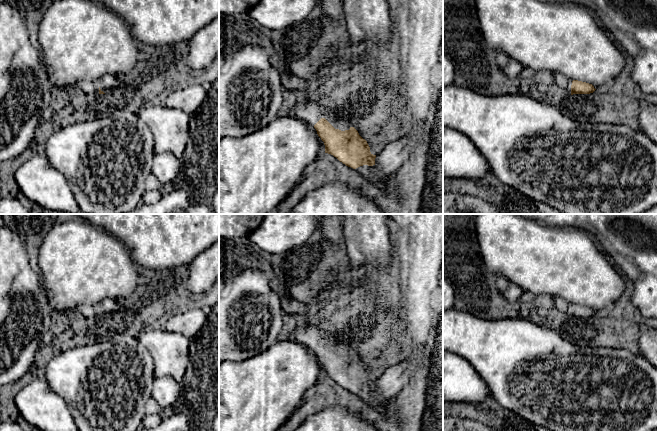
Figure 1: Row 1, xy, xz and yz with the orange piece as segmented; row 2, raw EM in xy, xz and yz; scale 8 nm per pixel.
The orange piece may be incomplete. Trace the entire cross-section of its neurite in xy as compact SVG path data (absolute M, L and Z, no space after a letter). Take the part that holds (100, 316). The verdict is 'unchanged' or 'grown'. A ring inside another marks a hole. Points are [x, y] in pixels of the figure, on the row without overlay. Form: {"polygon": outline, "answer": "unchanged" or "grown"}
{"polygon": "M106 298L96 305L80 305L77 306L73 312L75 317L84 320L97 320L100 318L109 317L110 312L114 312L121 308L115 300Z", "answer": "grown"}

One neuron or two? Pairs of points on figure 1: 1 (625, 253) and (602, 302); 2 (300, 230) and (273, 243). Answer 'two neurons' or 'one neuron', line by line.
1: two neurons
2: one neuron

